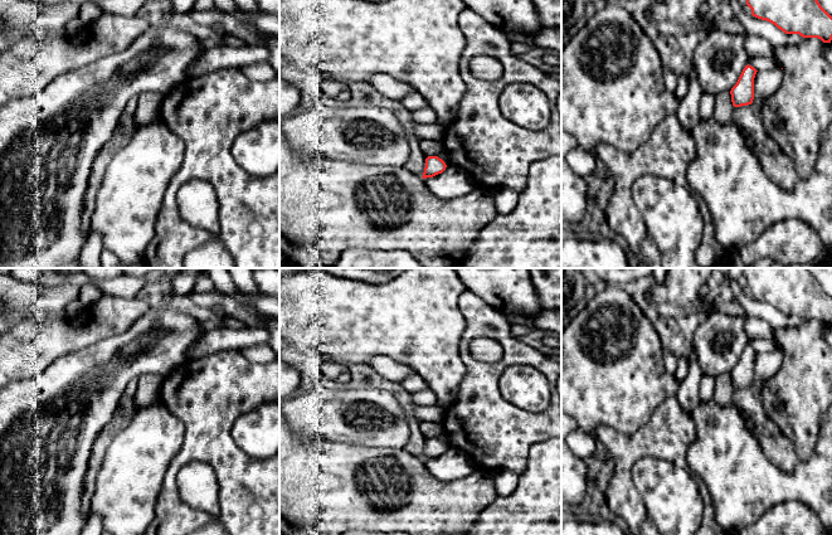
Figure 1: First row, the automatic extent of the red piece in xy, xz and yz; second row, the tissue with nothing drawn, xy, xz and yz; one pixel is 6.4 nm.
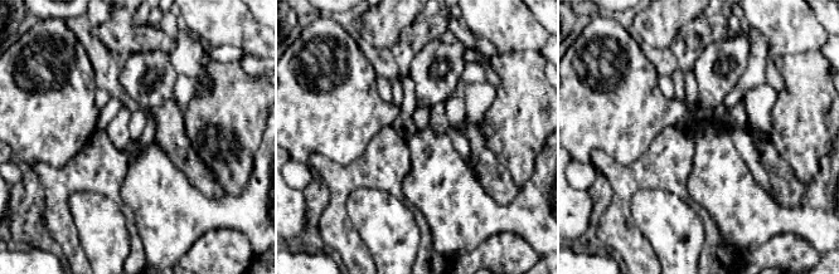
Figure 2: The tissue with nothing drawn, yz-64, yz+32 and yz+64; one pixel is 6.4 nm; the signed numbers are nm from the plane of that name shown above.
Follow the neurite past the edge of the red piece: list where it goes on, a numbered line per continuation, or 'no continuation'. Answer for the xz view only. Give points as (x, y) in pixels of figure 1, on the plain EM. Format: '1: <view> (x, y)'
no continuation

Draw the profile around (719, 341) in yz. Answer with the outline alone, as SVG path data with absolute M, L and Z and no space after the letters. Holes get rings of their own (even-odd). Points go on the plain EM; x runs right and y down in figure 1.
M711 312L699 325L691 346L704 375L716 378L720 374L730 374L736 366L743 351L749 345L745 317L745 313L730 316L722 312Z

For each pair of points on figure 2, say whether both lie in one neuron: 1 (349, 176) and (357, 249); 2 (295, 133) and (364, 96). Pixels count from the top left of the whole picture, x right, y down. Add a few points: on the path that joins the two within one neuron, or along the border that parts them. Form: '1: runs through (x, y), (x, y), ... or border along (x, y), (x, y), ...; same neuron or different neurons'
1: runs through (339, 194), (339, 231); same neuron
2: runs through (313, 116), (333, 96), (347, 96); same neuron

